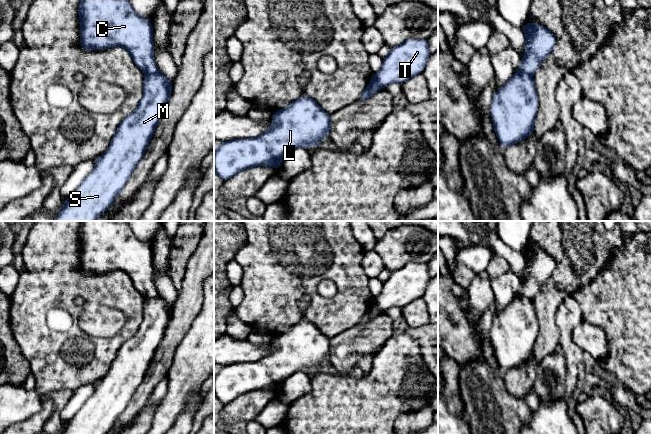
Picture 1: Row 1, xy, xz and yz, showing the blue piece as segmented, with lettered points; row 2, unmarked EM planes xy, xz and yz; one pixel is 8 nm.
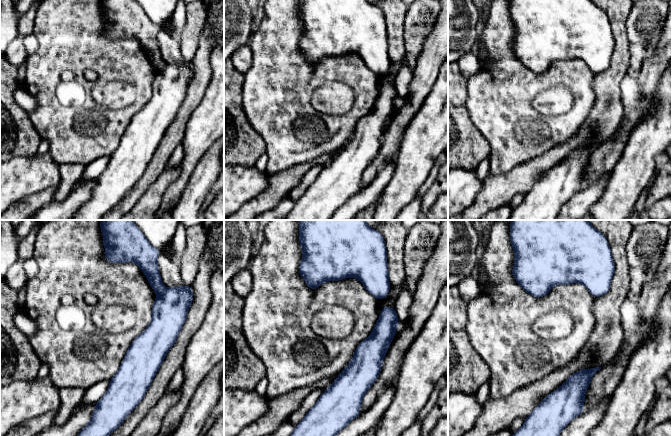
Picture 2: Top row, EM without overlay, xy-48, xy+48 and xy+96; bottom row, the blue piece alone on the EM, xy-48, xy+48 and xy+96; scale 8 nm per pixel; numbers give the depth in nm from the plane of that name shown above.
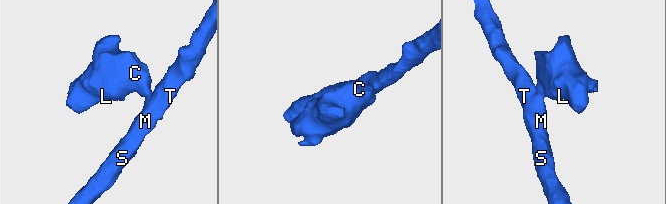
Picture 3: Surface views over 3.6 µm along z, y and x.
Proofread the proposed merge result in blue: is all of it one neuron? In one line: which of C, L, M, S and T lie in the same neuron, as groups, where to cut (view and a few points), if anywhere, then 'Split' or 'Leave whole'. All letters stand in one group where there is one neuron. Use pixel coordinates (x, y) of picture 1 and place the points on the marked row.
Groups: C L / M S T. Split along xy (158, 69), (145, 75). Split

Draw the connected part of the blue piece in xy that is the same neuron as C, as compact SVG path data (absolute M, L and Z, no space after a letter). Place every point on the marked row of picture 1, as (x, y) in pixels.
M81 0L78 16L82 49L98 51L121 46L128 51L135 65L145 75L159 70L154 60L152 22L141 17L129 0Z

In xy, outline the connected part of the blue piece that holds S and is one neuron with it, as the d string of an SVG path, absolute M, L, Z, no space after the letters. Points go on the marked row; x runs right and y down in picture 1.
M159 70L145 75L143 96L136 110L127 115L119 124L108 149L95 159L93 171L67 198L54 221L96 221L113 204L144 156L155 128L170 100L172 86L173 81L169 81Z

